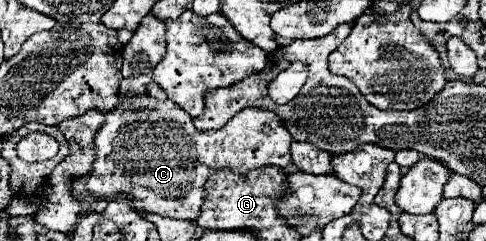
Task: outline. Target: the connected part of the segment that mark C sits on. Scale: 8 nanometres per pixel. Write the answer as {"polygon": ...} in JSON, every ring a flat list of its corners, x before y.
{"polygon":[[147,94,139,96,119,96,117,108,103,112,105,122,95,134,95,152,97,158,93,162,93,170,87,176,87,190,97,198,137,198,143,202,147,214,159,214,179,220,195,220,199,216,199,208,203,204,203,186,213,170,231,168,239,174,245,174,253,168,261,168,267,164,275,164,279,168,287,168,293,164,289,146,293,142,291,134,285,130,281,118,271,110,257,110,247,106,241,114,235,114,221,130,217,132,199,132,191,116,179,108,171,100,157,100]]}

